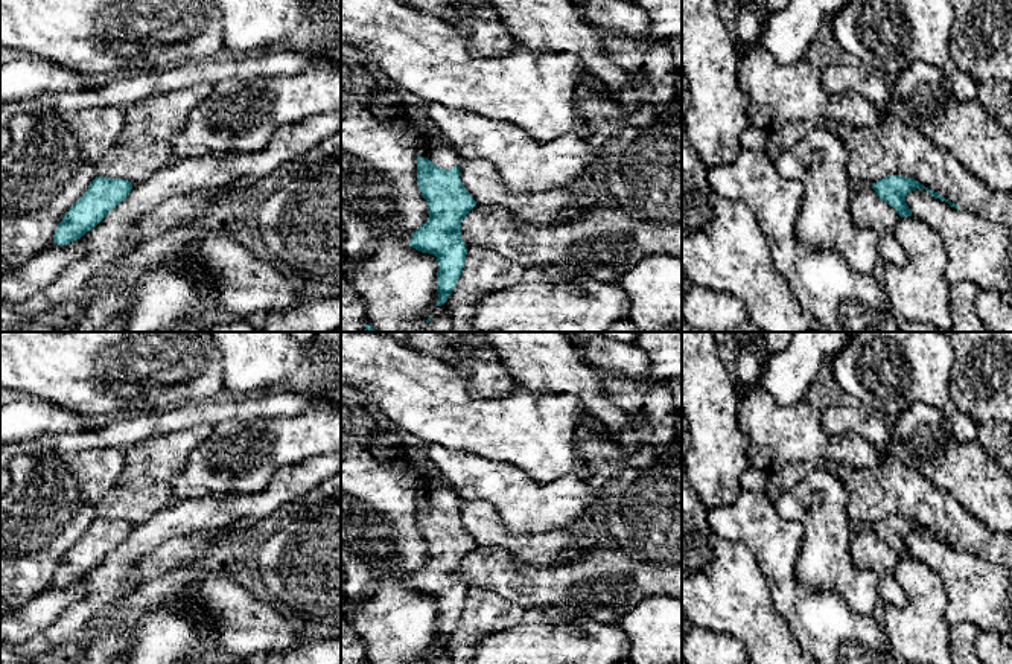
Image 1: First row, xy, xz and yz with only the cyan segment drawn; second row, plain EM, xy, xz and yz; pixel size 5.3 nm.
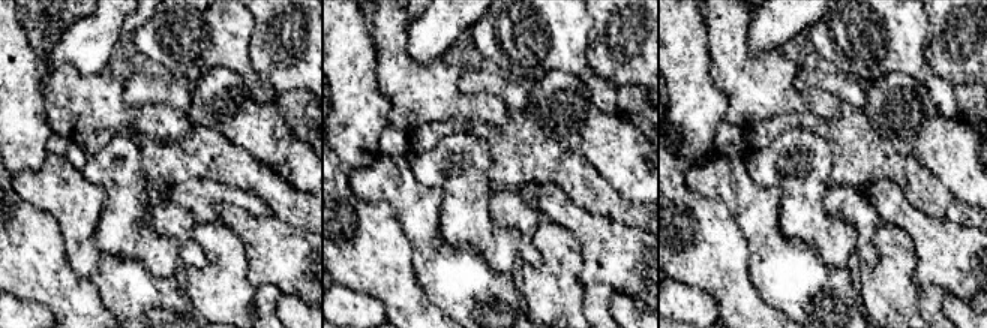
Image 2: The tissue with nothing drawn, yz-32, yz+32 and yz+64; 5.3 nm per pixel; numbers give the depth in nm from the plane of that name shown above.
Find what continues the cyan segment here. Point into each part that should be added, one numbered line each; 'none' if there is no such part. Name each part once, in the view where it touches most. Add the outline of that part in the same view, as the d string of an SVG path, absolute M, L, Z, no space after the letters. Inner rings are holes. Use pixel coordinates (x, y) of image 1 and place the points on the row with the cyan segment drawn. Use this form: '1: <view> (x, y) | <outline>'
1: xz (434, 145) | M435 126L422 131L417 154L443 169L452 169L461 161L452 142Z

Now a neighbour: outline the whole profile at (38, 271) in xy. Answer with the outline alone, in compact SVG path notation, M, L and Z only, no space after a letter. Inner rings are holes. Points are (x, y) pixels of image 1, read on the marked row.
M81 238L67 245L49 244L18 268L0 274L0 302L24 302L47 288L70 263L87 251Z

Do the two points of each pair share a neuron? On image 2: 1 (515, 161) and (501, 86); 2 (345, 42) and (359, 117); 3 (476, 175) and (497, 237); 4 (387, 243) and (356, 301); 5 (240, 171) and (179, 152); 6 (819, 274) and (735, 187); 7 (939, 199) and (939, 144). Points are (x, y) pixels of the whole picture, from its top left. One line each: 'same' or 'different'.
1: different
2: same
3: same
4: different
5: same
6: same
7: different

